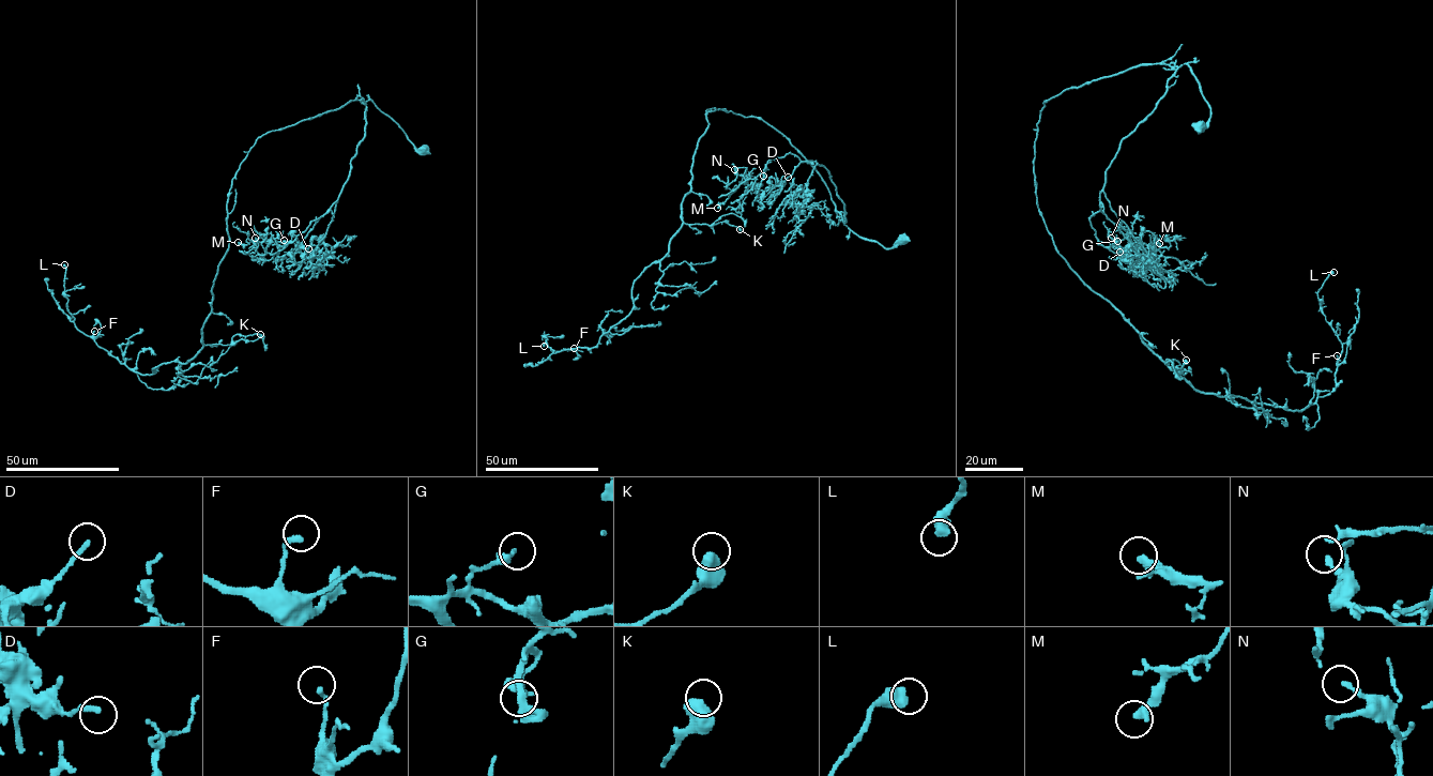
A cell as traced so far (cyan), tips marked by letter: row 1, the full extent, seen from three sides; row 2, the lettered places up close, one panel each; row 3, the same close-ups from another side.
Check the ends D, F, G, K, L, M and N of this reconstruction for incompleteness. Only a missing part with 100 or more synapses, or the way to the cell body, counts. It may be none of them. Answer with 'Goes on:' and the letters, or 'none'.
Goes on: none

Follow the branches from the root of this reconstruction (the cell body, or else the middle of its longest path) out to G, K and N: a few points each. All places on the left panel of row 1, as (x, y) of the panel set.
G: (423, 150), (367, 101), (365, 136), (338, 198), (292, 242), (284, 240)
K: (423, 150), (370, 100), (351, 100), (257, 139), (232, 179), (228, 249), (201, 341), (227, 345), (260, 334)
N: (423, 150), (417, 151), (390, 117), (367, 101), (365, 136), (331, 208), (276, 253), (265, 252), (255, 238)

